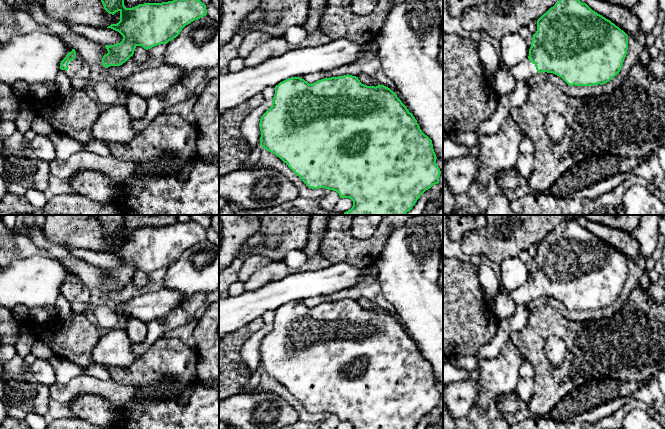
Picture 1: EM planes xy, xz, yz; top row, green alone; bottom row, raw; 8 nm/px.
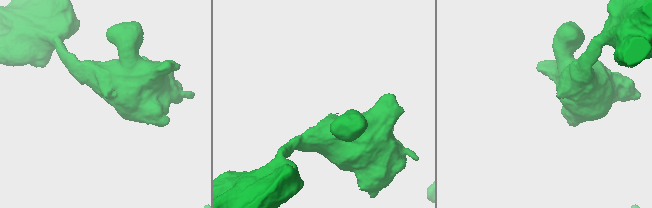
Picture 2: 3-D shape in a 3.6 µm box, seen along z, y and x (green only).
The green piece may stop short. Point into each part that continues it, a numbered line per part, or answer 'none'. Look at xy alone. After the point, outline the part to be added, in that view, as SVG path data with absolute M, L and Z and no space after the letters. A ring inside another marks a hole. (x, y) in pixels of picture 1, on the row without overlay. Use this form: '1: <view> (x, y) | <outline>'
1: xy (78, 292) | M76 278L74 284L69 285L68 287L68 294L62 294L63 297L66 298L67 301L70 303L72 302L81 302L81 303L88 303L90 294L88 288L84 285L84 283L79 279Z

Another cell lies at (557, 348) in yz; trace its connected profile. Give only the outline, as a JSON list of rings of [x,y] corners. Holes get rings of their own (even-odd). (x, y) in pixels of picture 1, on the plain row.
[[[549,336],[544,347],[549,351],[550,362],[553,366],[559,366],[567,351],[566,344],[563,340],[556,336]]]

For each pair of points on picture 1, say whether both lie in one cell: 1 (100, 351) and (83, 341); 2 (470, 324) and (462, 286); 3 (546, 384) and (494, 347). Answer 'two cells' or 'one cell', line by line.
1: two cells
2: one cell
3: two cells

